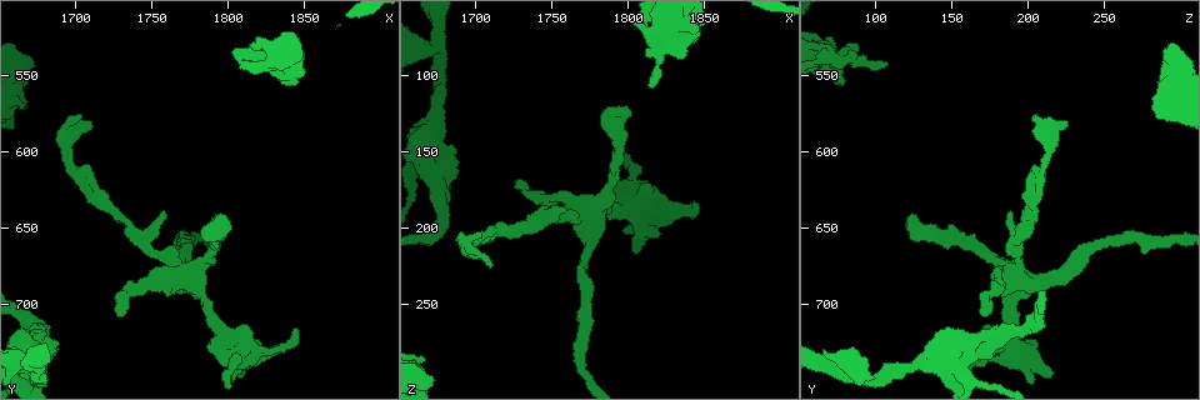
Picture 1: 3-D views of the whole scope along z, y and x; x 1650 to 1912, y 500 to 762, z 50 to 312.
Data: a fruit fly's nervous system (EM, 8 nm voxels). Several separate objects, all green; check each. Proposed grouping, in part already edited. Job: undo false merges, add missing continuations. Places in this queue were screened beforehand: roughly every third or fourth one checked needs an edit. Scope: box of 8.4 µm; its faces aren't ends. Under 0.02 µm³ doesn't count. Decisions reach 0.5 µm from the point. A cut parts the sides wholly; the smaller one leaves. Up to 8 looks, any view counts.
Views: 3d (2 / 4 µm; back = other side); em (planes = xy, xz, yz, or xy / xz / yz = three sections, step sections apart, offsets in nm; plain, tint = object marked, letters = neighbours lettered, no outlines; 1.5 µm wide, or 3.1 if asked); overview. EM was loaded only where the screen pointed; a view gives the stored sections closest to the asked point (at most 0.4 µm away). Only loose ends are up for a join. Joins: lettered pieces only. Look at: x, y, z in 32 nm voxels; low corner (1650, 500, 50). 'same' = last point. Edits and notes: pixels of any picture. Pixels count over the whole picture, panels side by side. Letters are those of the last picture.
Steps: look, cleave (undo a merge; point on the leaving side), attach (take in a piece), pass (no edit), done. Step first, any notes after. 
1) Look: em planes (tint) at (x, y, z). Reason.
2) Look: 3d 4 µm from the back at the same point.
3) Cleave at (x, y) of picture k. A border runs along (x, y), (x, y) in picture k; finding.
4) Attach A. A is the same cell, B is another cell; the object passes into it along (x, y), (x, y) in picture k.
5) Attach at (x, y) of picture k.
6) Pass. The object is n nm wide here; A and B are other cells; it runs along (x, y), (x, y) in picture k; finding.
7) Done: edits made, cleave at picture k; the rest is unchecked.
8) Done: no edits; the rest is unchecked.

Look: em planes (letters) at (1730, 706, 170). Free end.

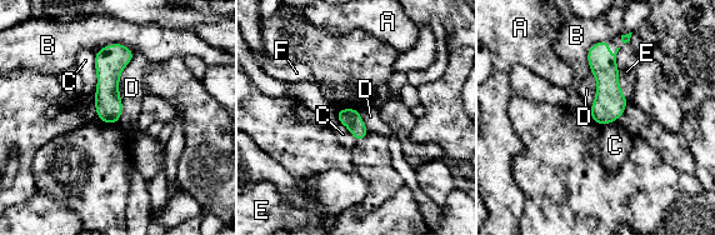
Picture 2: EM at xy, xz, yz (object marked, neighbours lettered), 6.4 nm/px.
Pass. A, B, C, D, E and F are other cells; a border runs along (135, 55), (119, 79), (118, 121) in picture 2; no lettered piece goes on from it.

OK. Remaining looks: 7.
Look: em xz step 8 (tint) at (1676, 746, 80). Arms part here.

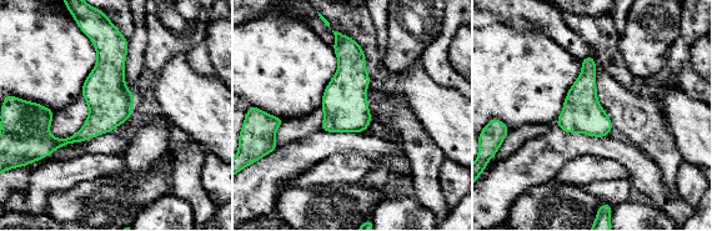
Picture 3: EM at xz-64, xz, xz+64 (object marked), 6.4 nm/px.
Look: em planes (tint) at the same point.

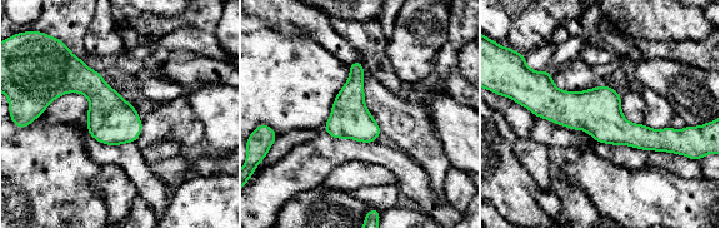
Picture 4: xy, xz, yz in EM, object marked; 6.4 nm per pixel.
Look: em planes (letters) at the same point.

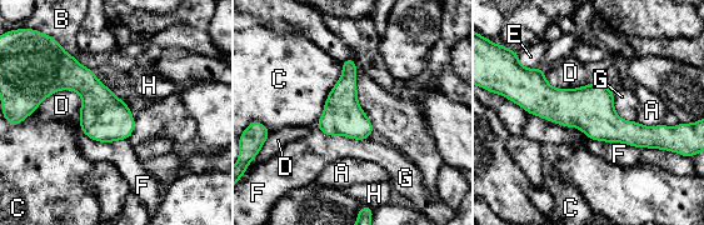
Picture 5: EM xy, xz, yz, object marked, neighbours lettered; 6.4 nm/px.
Pass. The object is 260 nm wide here; A, B, C, D, E, F, G and H are other cells; it runs along (520, 98), (667, 130) in picture 5; one neuron here.

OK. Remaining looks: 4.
Look: 3d 2 µm at (1844, 716, 184). Free end.

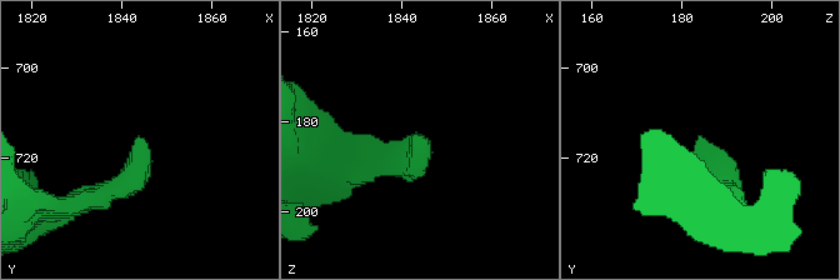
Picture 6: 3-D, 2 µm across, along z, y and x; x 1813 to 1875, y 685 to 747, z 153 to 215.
Look: em planes (plain) at (1844, 716, 184). Now the EM.

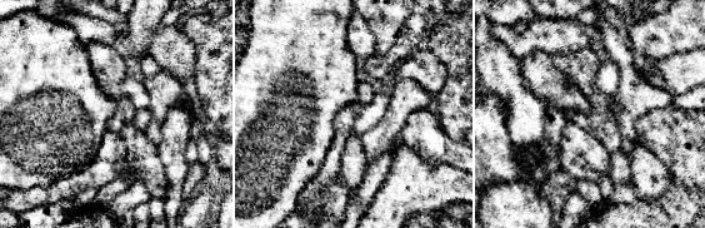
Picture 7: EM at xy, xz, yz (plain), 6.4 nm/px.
Look: em planes (letters) at the same point.

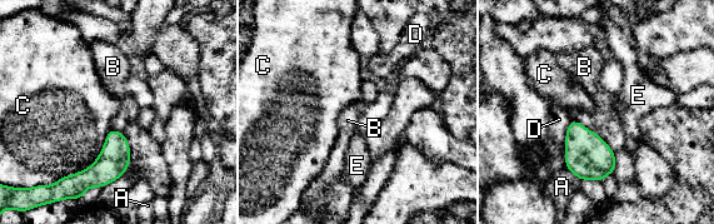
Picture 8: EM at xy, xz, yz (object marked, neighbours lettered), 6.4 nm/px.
Pass. A, B, C, D and E are other cells; a border runs along (572, 119), (565, 134), (565, 167) in picture 8; no lettered piece goes on from it.

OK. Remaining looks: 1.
Done: no edits; the rest is unchecked.

